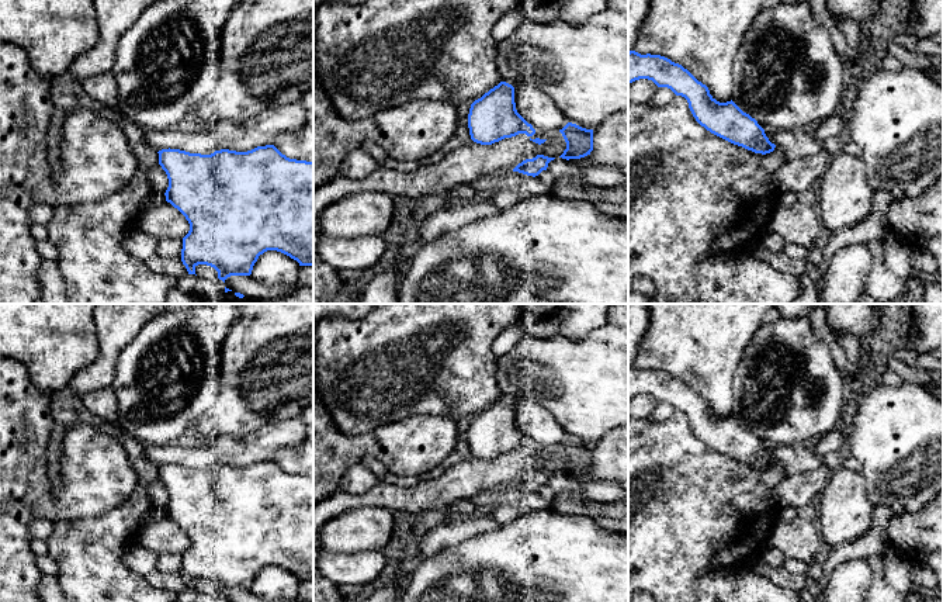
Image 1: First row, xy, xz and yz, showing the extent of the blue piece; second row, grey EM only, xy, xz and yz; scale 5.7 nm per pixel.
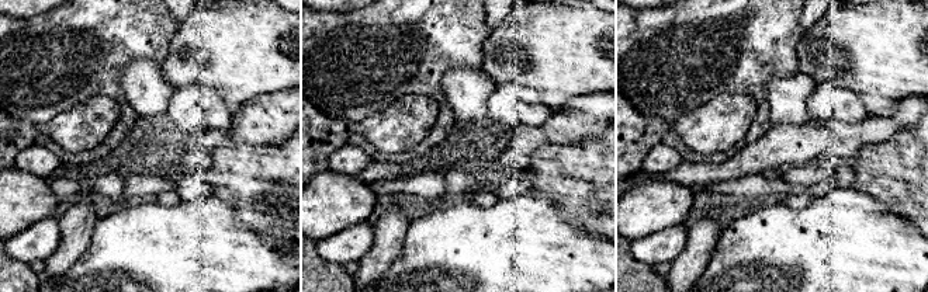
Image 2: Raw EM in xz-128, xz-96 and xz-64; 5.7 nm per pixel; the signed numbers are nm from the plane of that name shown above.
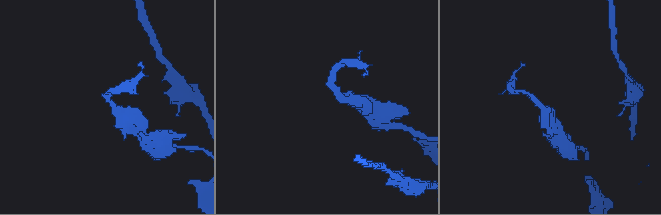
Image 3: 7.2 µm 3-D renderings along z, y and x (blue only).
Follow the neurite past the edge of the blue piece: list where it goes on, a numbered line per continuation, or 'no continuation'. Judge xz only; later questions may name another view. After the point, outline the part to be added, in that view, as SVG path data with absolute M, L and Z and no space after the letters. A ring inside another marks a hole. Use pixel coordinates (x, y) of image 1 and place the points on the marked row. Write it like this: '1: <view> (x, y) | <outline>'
no continuation

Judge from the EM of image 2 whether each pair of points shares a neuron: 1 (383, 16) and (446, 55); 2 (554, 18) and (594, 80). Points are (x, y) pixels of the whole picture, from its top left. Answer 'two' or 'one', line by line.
1: one
2: one

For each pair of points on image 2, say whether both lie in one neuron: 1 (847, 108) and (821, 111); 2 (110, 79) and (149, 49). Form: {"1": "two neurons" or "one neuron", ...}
{"1": "one neuron", "2": "one neuron"}

